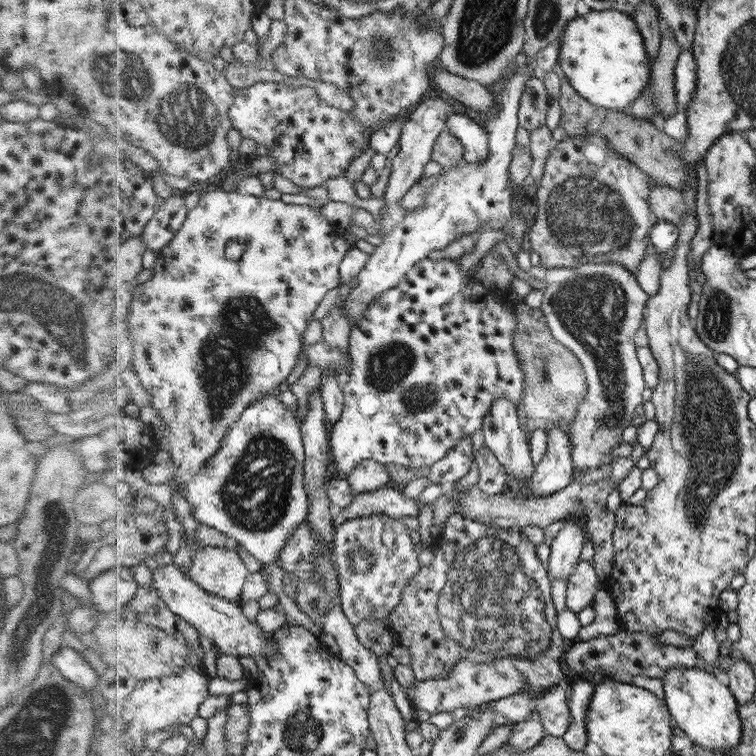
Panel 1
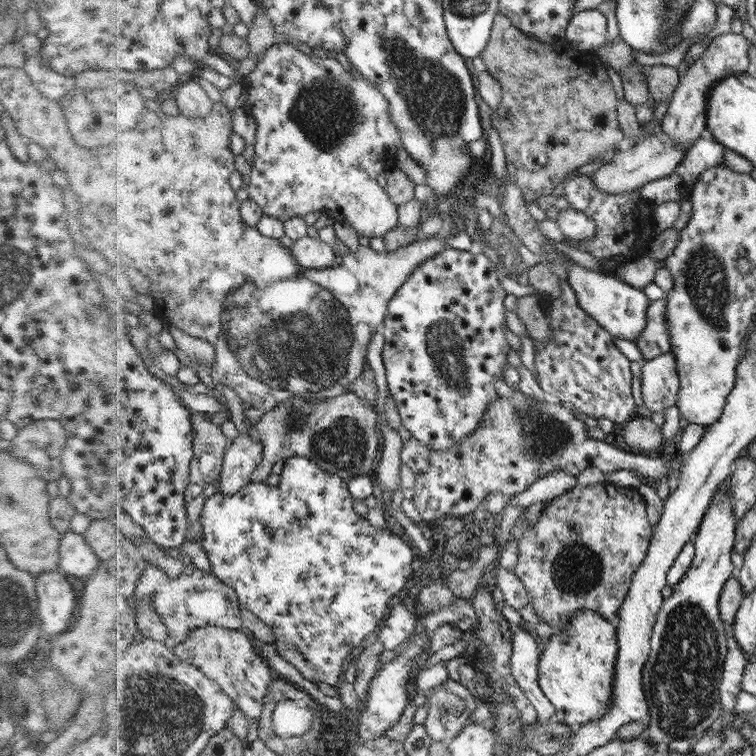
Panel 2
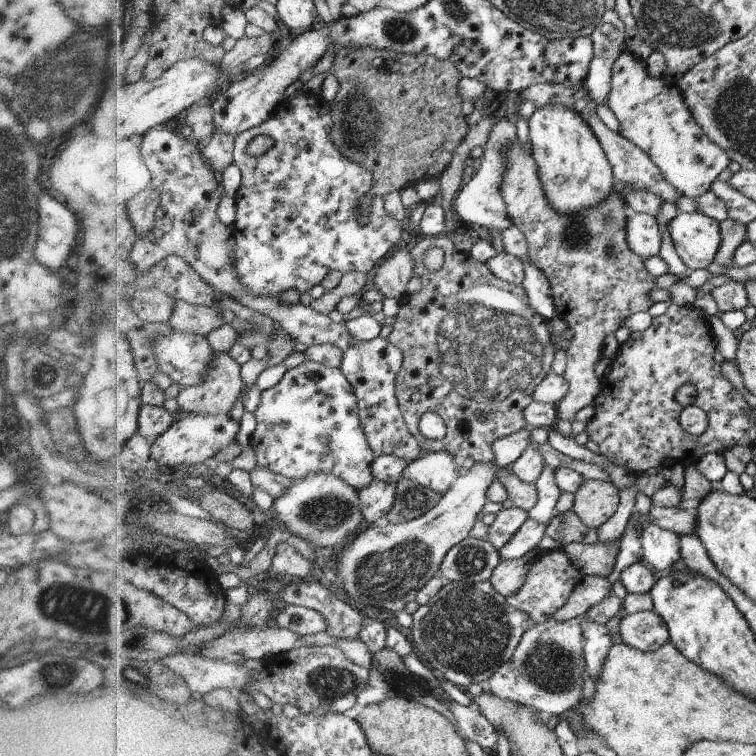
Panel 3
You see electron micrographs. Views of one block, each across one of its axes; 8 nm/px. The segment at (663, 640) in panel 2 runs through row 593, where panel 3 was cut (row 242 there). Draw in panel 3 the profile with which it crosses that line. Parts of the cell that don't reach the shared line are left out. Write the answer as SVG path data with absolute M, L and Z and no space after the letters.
M700 211L678 212L664 228L670 232L678 256L692 272L712 264L721 242L722 228L717 220Z

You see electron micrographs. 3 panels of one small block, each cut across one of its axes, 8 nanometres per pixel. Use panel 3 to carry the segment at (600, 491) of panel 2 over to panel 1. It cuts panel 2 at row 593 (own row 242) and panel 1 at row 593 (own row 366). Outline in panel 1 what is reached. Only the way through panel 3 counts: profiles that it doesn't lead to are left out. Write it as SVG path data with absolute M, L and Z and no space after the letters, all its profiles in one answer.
M580 560L567 578L566 606L575 613L590 606L596 591L602 588L602 580L591 561Z

